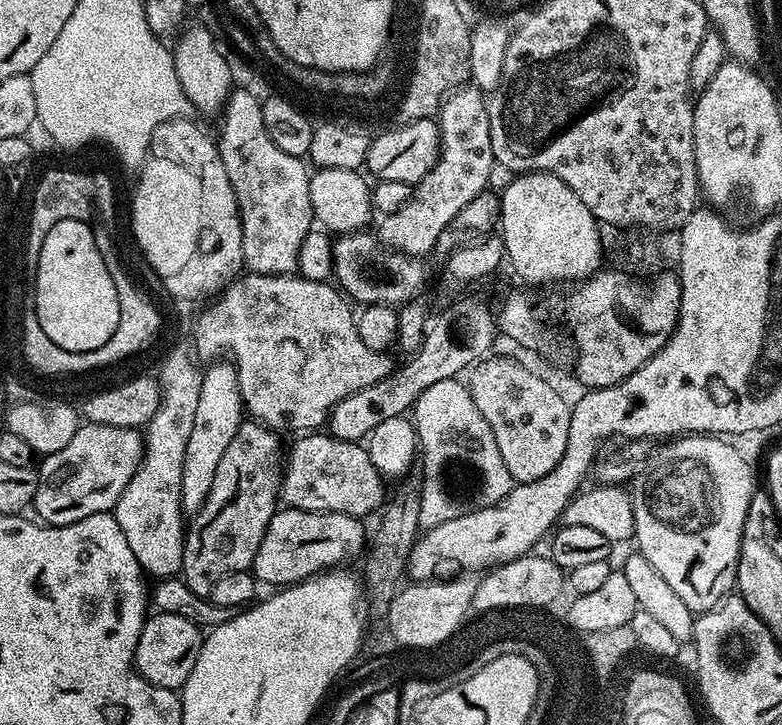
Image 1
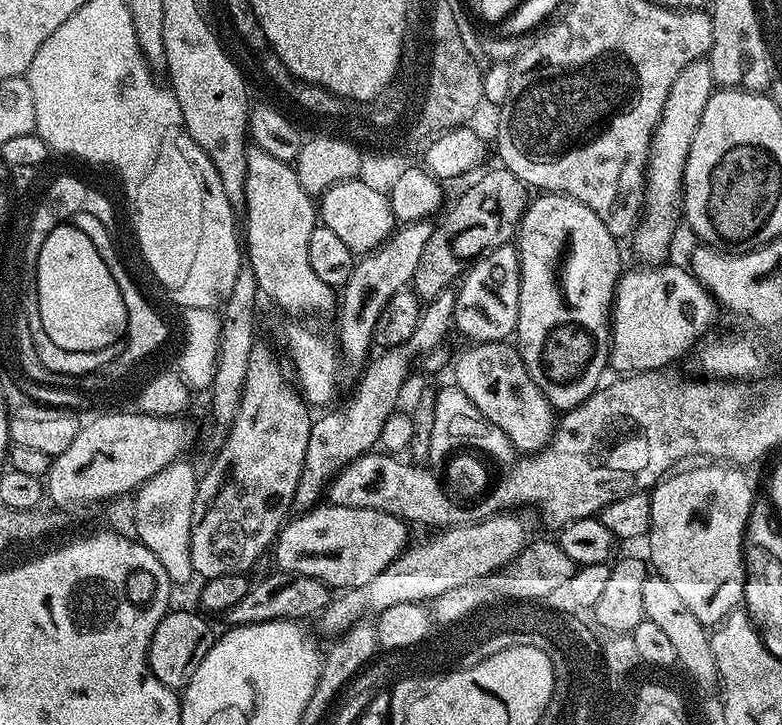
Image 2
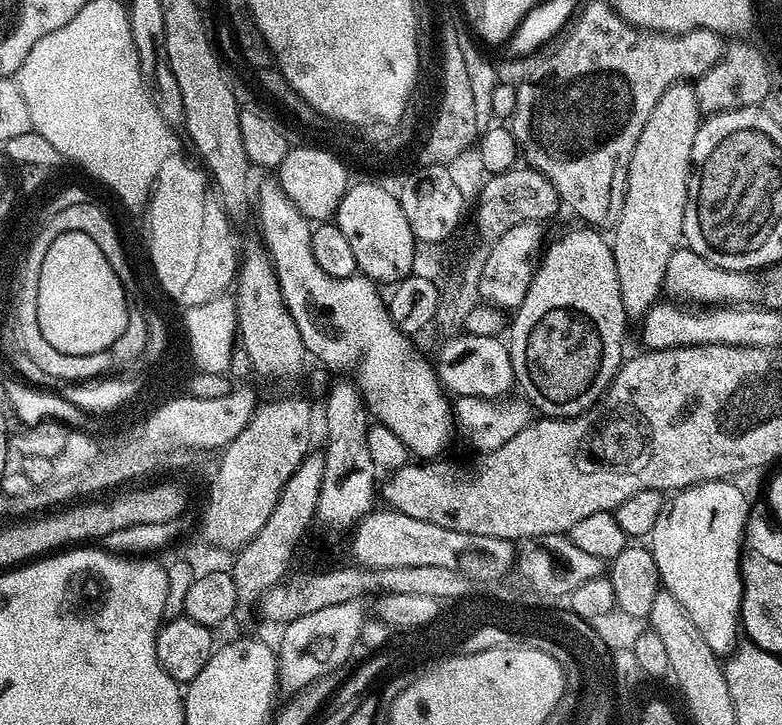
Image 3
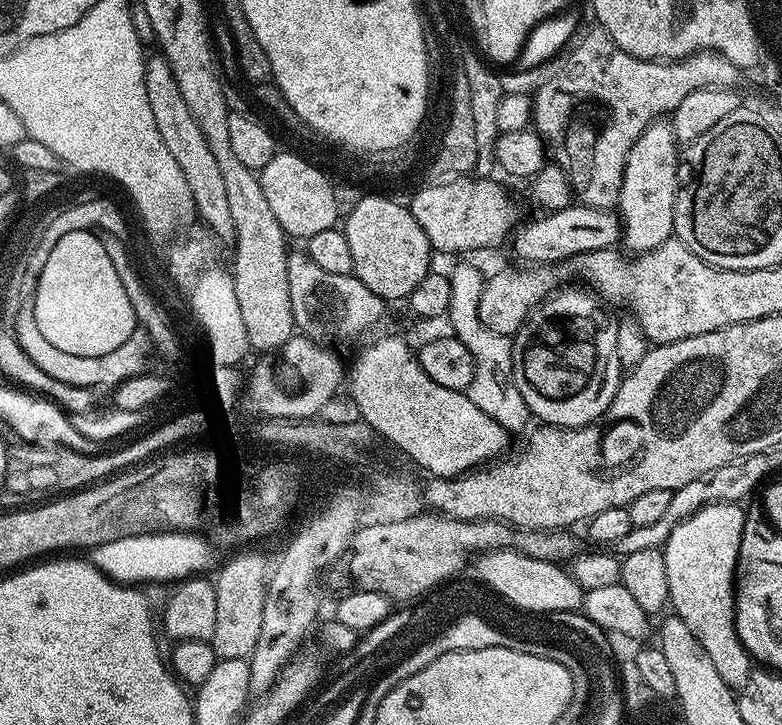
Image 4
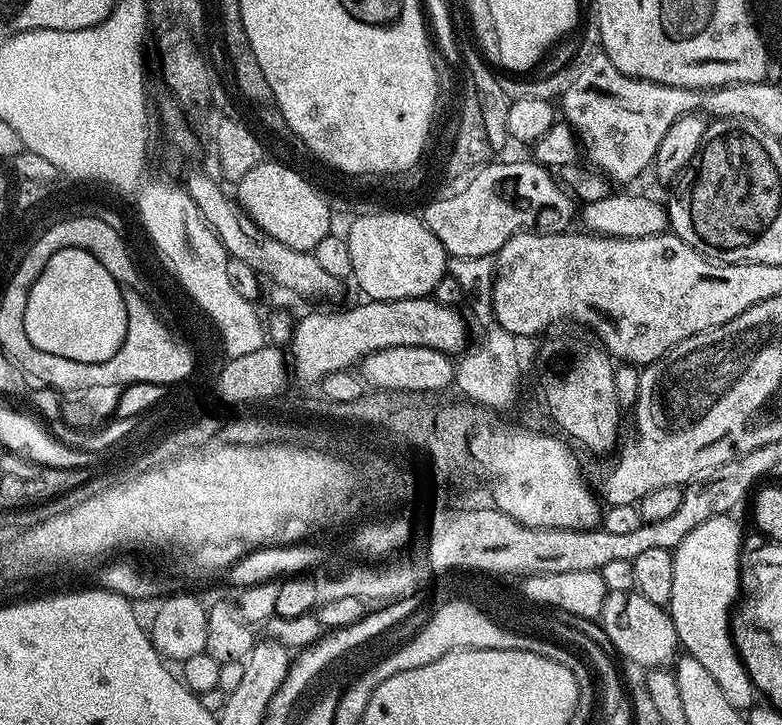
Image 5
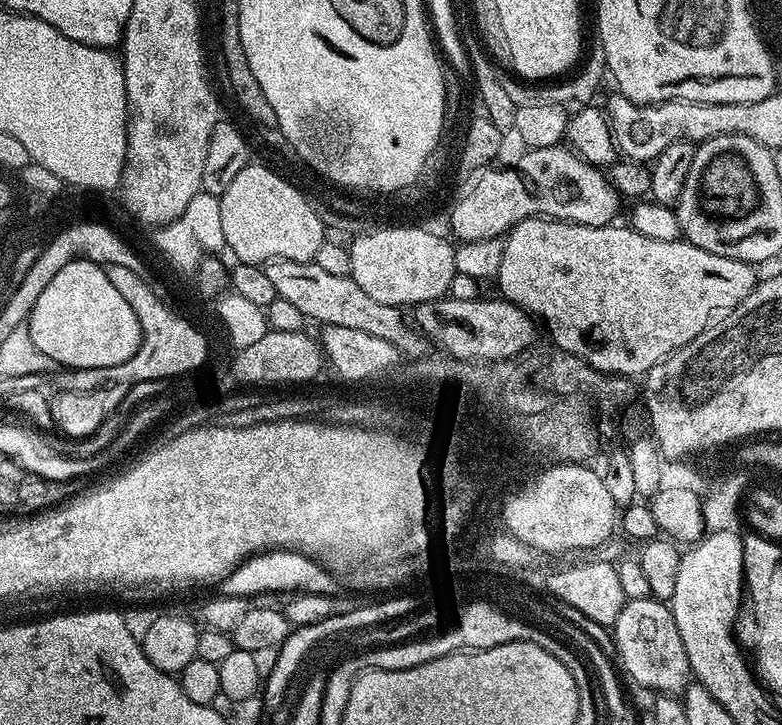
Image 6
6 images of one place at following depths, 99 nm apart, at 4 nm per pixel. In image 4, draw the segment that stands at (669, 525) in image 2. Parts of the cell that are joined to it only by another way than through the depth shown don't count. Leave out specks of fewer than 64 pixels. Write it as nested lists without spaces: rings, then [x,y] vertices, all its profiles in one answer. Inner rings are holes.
[[[711,504],[678,525],[664,543],[666,578],[670,578],[671,611],[702,642],[706,655],[714,661],[722,682],[733,690],[746,686],[754,671],[754,661],[736,633],[736,559],[744,533],[745,509],[740,504]]]

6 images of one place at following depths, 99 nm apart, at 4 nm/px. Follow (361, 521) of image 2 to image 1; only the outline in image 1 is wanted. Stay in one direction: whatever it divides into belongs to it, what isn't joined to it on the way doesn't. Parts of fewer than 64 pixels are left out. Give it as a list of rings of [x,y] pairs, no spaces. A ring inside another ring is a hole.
[[[297,508],[278,510],[270,518],[266,534],[258,546],[251,573],[261,585],[291,586],[339,569],[366,548],[364,528],[359,519],[333,512],[303,512]]]

